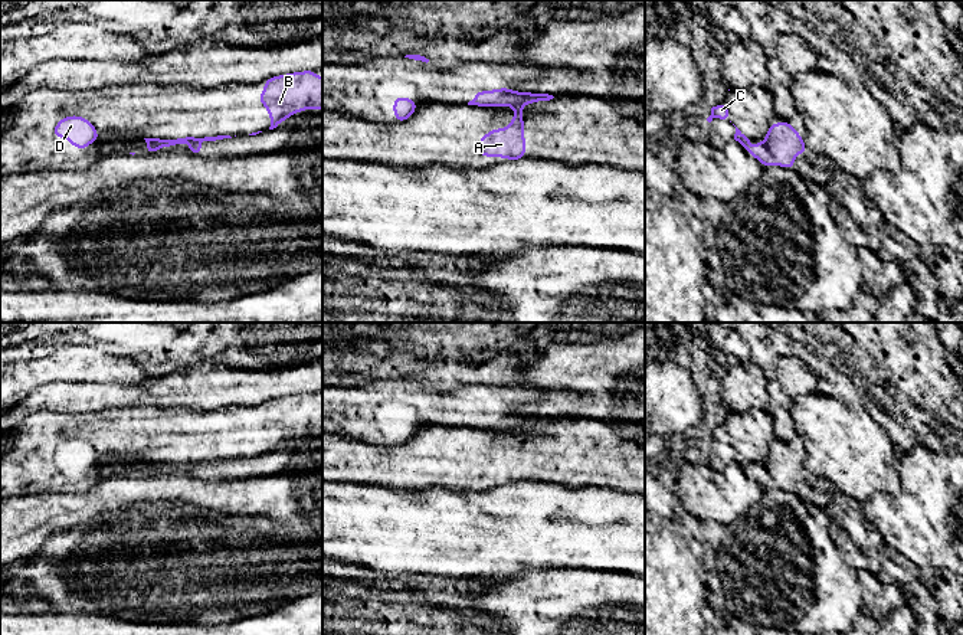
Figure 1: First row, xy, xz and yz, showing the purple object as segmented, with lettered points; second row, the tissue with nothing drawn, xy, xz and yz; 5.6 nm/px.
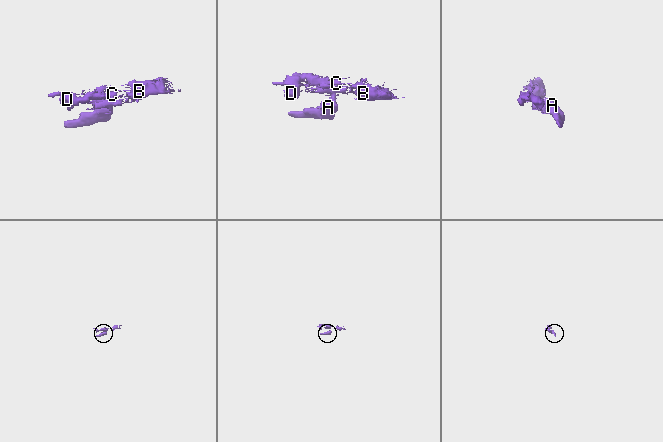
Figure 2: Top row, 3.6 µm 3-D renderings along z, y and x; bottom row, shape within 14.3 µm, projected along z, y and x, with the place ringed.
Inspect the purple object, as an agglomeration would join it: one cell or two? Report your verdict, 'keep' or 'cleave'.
cleave

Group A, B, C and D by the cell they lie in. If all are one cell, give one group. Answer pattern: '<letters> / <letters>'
A / B C D

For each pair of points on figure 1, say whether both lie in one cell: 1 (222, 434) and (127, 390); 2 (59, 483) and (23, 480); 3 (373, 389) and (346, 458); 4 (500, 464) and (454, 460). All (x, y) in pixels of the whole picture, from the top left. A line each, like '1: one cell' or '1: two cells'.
1: two cells
2: one cell
3: two cells
4: one cell

